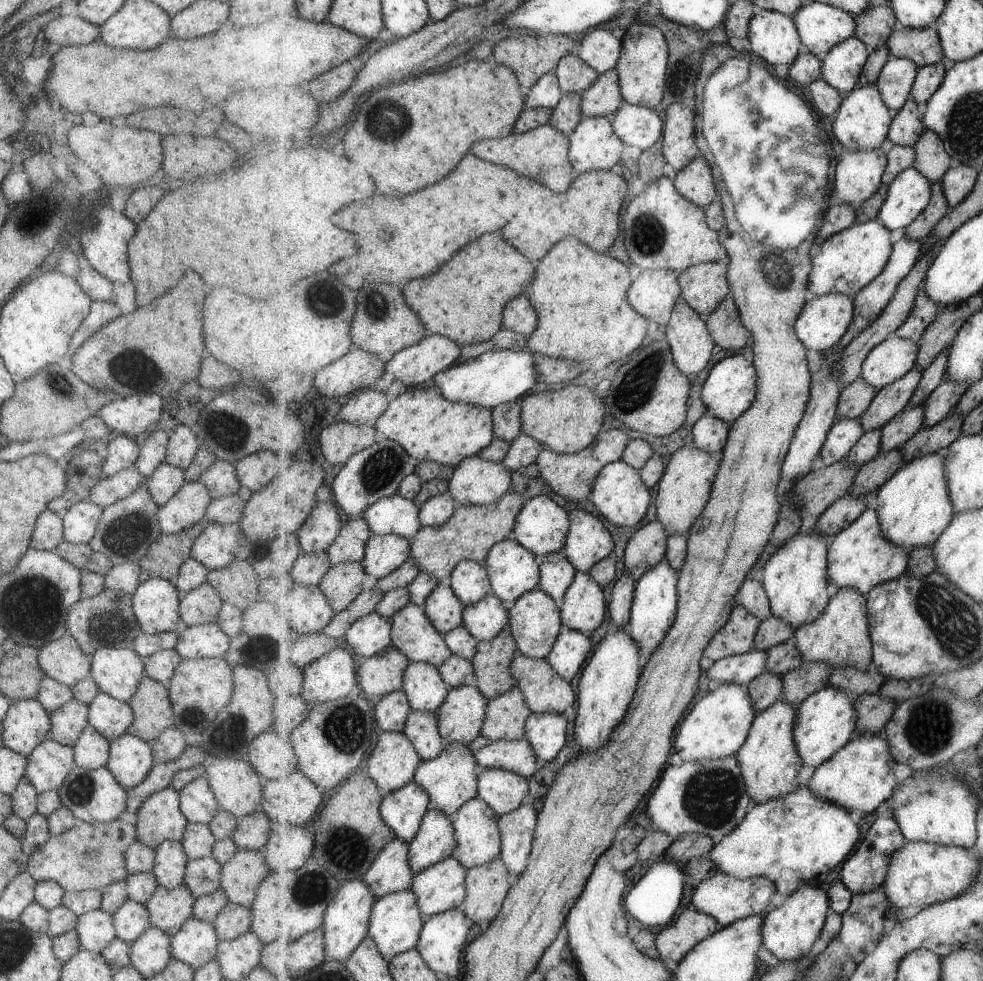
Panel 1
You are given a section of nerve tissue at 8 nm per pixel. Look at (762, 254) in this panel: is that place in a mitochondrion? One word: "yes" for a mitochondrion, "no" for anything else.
yes

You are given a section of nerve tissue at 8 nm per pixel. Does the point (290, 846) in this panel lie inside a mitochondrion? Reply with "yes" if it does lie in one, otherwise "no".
no

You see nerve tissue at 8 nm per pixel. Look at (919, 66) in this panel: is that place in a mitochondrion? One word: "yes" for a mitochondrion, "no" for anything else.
no

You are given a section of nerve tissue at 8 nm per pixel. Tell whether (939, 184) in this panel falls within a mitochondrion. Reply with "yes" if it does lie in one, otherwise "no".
no

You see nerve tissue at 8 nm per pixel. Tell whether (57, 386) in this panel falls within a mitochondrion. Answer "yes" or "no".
yes

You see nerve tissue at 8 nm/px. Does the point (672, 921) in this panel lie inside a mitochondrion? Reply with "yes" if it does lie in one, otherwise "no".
no

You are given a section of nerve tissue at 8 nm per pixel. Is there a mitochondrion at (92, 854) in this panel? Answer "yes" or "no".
yes

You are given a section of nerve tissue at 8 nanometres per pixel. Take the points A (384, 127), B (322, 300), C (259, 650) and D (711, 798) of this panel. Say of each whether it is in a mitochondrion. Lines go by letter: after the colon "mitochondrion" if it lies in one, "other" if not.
A: mitochondrion
B: mitochondrion
C: mitochondrion
D: mitochondrion

